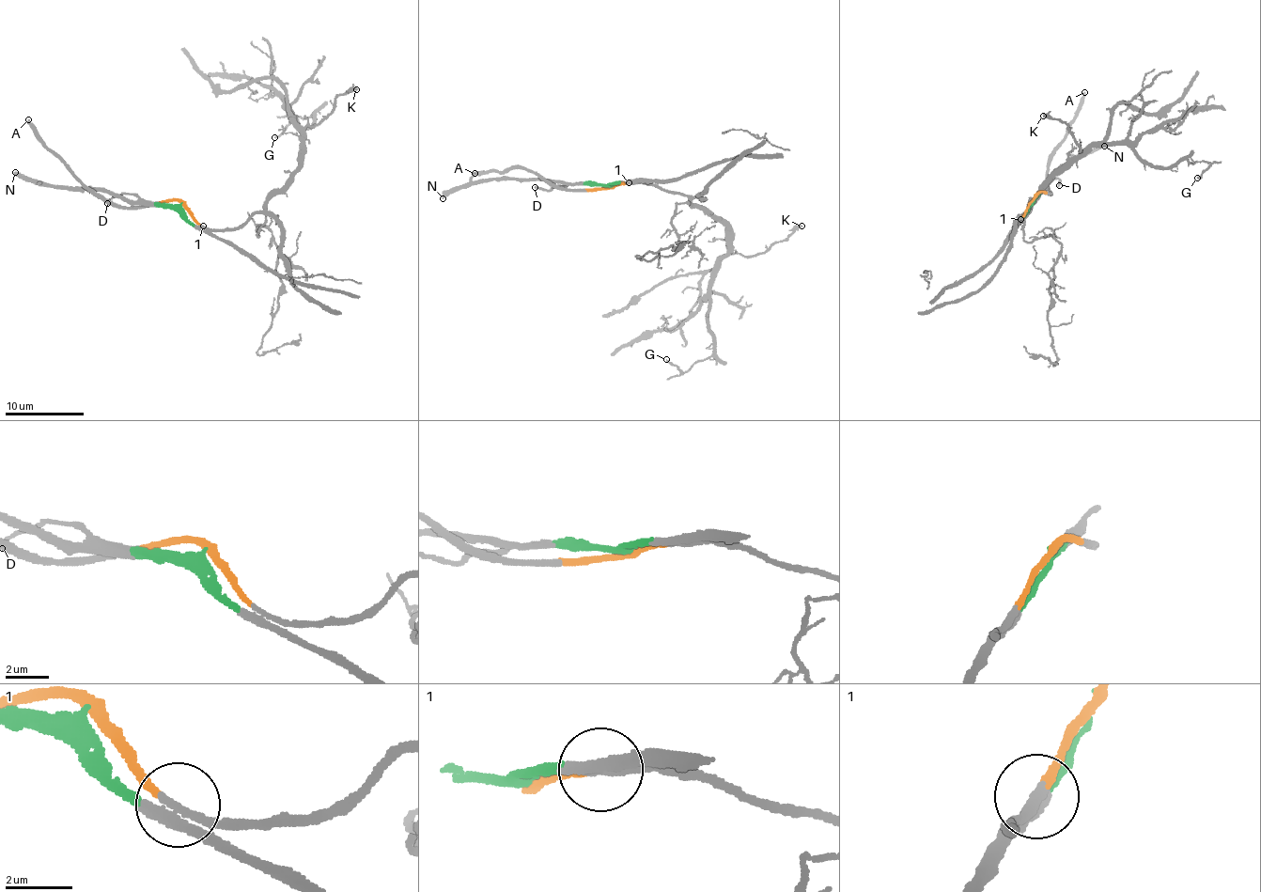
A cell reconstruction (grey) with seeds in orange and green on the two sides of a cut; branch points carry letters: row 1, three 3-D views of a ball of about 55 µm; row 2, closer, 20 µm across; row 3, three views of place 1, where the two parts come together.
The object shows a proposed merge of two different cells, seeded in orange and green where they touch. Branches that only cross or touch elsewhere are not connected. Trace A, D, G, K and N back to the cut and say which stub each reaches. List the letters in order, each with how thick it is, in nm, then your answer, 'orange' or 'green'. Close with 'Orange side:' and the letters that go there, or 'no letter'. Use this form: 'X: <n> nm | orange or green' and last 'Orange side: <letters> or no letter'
A: 320 nm | orange
D: 200 nm | green
G: 170 nm | orange
K: 360 nm | orange
N: 360 nm | green
Orange side: A, G, K

